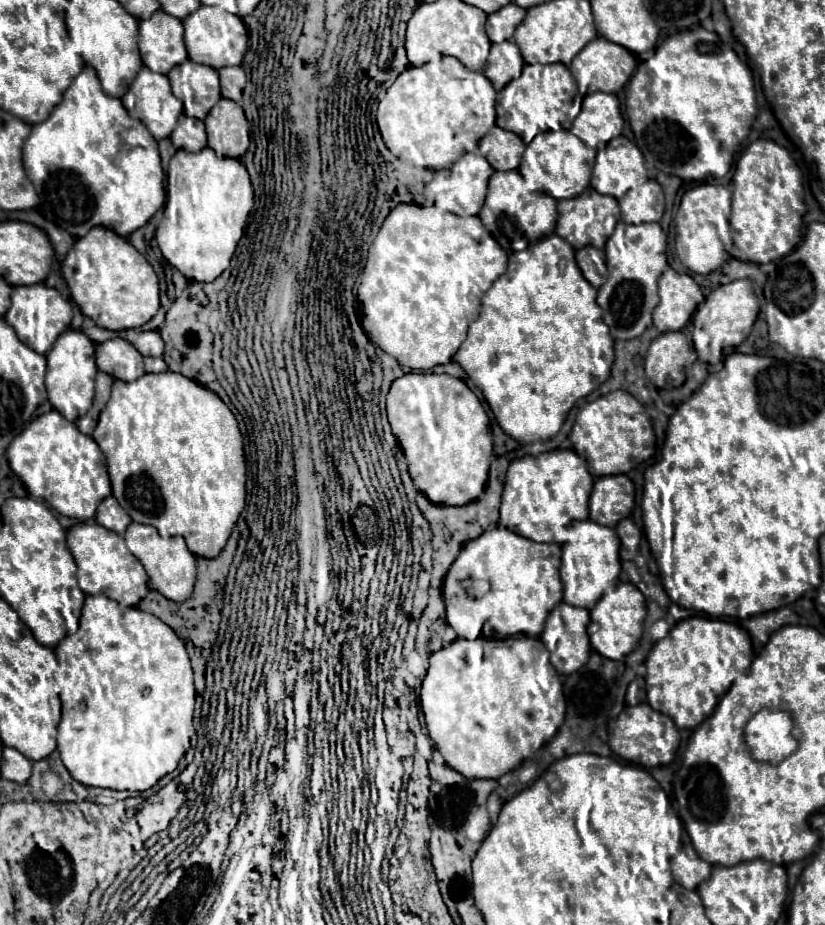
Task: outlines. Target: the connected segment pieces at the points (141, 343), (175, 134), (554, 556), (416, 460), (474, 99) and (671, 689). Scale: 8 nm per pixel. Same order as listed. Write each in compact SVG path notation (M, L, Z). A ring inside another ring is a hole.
M142 331L138 335L134 347L142 355L152 355L152 357L162 357L162 353L164 353L164 341L158 331Z
M182 115L176 129L170 135L170 141L176 149L186 149L186 151L200 151L206 147L206 131L204 123L200 119L192 119Z
M494 527L484 531L480 537L468 541L460 557L452 563L444 579L444 603L446 621L456 631L458 638L476 639L484 636L494 639L500 635L505 639L518 634L537 637L544 629L548 613L562 601L562 581L560 581L560 545L558 543L536 543L520 537L504 527Z
M406 373L392 383L386 399L386 411L392 433L404 451L410 477L414 479L416 489L422 491L432 503L466 505L484 491L488 467L494 456L490 419L478 397L468 389L464 381L448 374Z
M442 57L400 73L378 103L376 121L386 147L400 161L426 169L448 169L464 153L478 151L480 137L494 127L494 103L496 91L482 73L466 69L454 57Z
M688 617L678 621L670 633L654 645L646 659L648 703L658 713L672 717L678 729L694 729L710 715L718 697L730 689L732 681L748 671L750 663L752 643L744 629L720 618Z

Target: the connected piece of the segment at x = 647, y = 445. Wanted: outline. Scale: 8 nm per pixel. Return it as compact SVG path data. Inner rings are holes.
M610 391L600 399L588 403L576 417L570 433L574 451L586 459L593 477L618 475L632 471L640 461L654 453L654 431L640 401L628 391Z

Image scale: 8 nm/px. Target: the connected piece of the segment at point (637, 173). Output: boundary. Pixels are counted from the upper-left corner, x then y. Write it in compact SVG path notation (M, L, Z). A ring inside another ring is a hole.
M620 135L598 151L590 185L602 195L620 199L628 189L642 185L646 179L648 175L640 149Z

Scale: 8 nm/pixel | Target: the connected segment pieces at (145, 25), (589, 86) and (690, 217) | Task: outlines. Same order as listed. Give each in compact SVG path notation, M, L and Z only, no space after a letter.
M158 9L150 19L140 21L140 55L148 69L168 73L174 65L188 59L184 47L182 21Z
M596 37L574 57L574 61L570 63L570 73L578 81L582 95L588 95L588 93L594 93L594 91L618 93L626 85L630 75L634 73L636 65L638 65L638 61L628 49L624 49L622 45L606 41L604 37Z
M699 183L688 189L682 197L678 213L674 217L676 223L676 253L686 269L692 273L708 275L730 259L721 239L730 239L729 216L731 213L731 190L729 186Z

